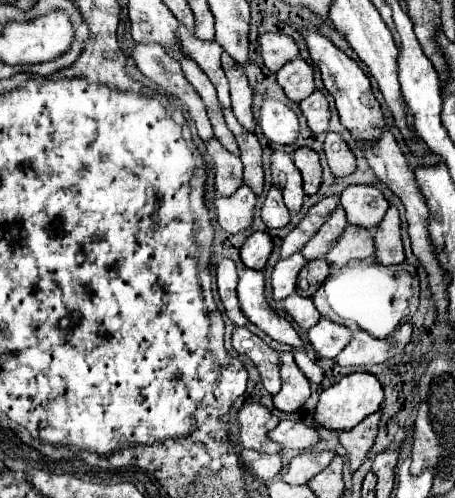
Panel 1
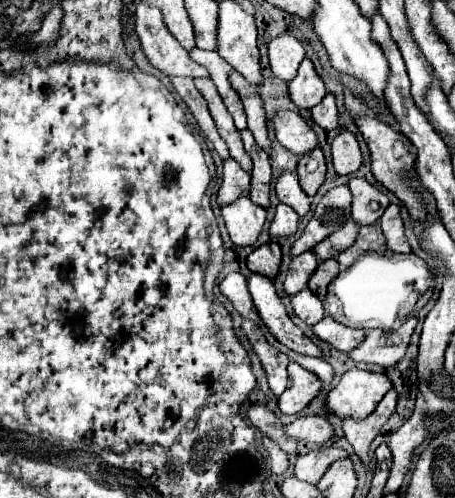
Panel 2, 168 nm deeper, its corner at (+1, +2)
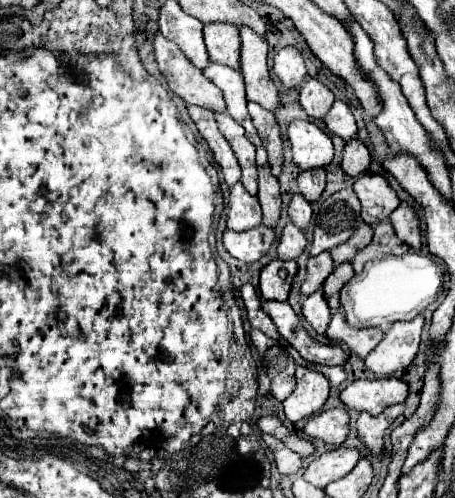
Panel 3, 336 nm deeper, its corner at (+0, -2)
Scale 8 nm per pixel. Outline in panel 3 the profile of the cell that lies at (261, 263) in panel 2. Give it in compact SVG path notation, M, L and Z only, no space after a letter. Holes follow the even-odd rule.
M272 260L262 272L260 272L260 294L264 300L278 300L286 302L292 288L292 278L296 274L296 262L284 262L284 260ZM290 268L288 278L280 278L280 270Z

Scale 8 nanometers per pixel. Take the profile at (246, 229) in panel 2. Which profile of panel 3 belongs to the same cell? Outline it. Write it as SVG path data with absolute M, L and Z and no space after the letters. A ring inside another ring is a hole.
M258 226L246 232L232 232L232 230L224 232L224 248L230 252L230 256L246 264L254 264L262 256L266 256L272 242L274 242L274 230L266 226Z

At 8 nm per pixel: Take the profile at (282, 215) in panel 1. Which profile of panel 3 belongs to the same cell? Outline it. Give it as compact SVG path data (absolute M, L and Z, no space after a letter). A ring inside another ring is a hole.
M292 222L284 226L280 244L278 244L278 258L280 260L296 260L306 248L306 236L298 230Z

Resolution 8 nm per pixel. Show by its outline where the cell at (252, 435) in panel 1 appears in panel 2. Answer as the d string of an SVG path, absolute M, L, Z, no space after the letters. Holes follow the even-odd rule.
M263 404L257 406L249 406L247 408L247 418L251 420L251 424L267 438L271 438L275 444L279 444L279 448L287 454L293 454L293 450L297 448L297 442L293 438L289 438L285 434L285 428L281 424L281 420Z

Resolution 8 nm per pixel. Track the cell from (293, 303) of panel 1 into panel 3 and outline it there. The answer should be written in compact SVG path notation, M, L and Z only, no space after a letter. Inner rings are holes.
M316 290L308 298L304 298L304 302L302 302L302 314L304 314L304 318L308 320L308 324L318 334L324 334L328 330L328 324L330 324L330 308L326 304L326 298L324 298L322 290Z

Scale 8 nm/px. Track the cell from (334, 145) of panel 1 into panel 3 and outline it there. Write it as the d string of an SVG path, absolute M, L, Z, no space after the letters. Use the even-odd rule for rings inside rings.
M350 140L350 142L346 142L344 158L342 158L342 170L344 170L348 176L360 176L362 172L368 170L370 162L372 162L370 152L368 152L368 148L366 148L360 140Z

